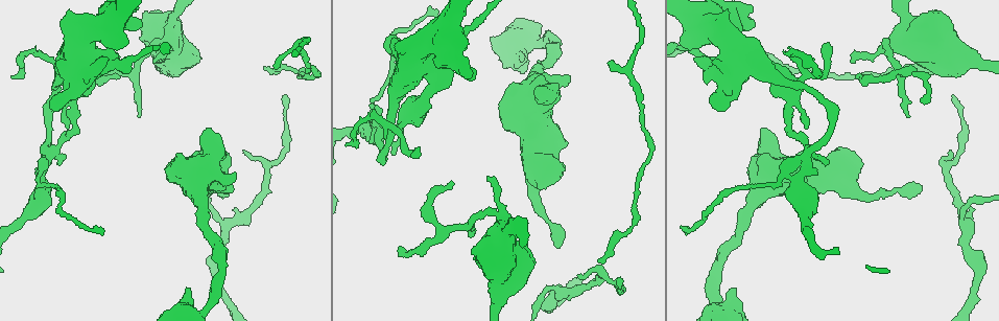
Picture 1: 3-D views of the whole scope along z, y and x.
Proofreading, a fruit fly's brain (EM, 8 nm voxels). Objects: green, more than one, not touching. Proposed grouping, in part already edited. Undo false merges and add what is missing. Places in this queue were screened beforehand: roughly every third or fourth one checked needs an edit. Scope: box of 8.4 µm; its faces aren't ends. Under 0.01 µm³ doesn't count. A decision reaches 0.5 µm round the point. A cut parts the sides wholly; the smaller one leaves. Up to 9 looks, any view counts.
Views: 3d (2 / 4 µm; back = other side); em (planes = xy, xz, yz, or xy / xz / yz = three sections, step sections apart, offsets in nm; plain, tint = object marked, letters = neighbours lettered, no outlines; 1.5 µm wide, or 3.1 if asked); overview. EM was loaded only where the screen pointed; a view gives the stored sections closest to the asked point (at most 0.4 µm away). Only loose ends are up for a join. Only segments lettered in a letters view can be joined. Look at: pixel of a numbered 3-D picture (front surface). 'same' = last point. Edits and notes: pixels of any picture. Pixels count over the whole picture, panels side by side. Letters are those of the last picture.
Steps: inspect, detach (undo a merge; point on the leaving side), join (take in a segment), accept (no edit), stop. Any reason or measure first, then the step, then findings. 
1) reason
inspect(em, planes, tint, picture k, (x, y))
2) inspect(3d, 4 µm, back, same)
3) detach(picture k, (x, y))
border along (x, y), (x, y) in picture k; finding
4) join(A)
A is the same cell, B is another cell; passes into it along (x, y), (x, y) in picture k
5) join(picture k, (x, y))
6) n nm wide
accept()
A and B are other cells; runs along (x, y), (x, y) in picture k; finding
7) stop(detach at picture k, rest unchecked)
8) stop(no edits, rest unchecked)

sudden change in width
inspect(3d, 4 µm, picture 1, (803, 164))

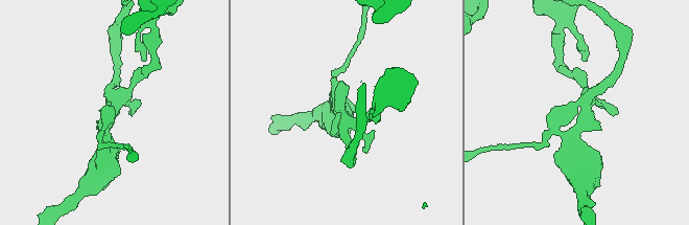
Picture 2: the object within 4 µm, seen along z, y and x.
need the tissue
inspect(em, planes, plain, picture 2, (342, 114))

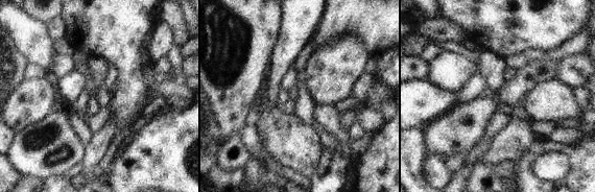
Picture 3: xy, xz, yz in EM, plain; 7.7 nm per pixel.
inspect(em, planes, letters, same)

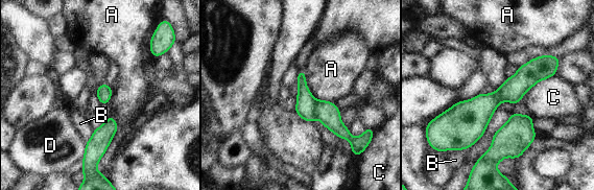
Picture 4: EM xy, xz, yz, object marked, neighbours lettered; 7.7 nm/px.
110 nm wide; C touches over 360 nm
detach(picture 4, (326, 112))
A, B, C and D are other cells; a second neuron is stuck on

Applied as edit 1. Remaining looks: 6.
redraw
inspect(overview)

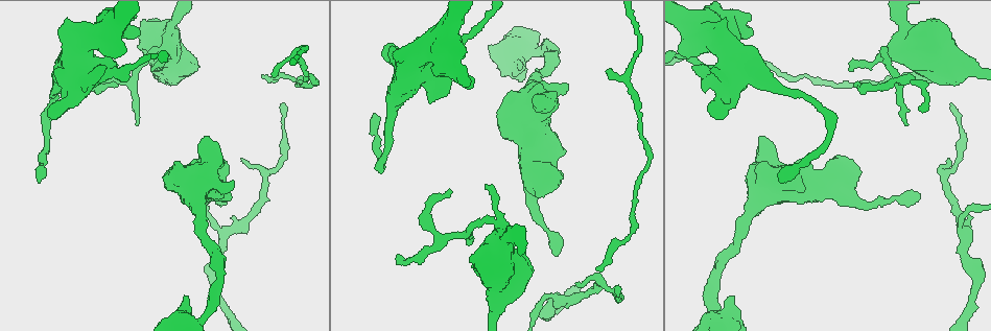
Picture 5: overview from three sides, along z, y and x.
an open end
inspect(em, planes, letters, picture 5, (113, 83))

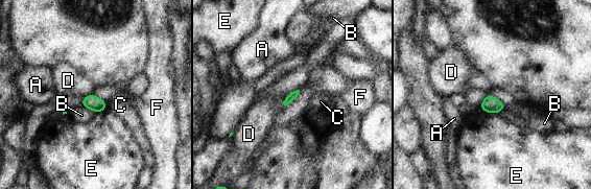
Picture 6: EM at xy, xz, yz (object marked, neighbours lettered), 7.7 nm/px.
accept()
A, B, C, D, E and F are other cells; none of them fits

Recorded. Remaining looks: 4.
sudden change in width
inspect(em, yz, step 8, tint, picture 5, (894, 198))

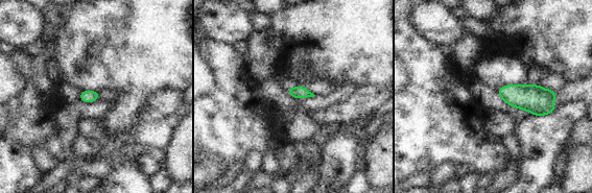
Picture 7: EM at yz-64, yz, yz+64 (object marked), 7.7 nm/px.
see the neighbours
inspect(em, yz, step 8, letters, same)

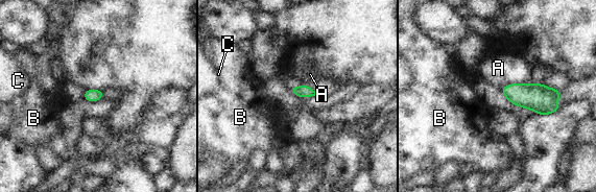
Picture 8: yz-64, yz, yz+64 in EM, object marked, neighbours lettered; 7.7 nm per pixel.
A touches over 190 nm
accept()
A, B and C are other cells; one neuron here

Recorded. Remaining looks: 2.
tapers out
inspect(em, xz, step 4, letters, picture 5, (262, 76))

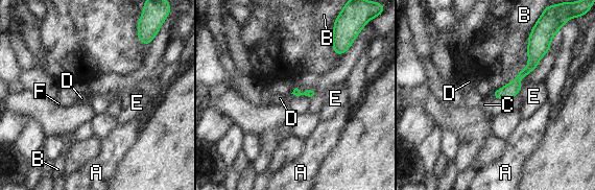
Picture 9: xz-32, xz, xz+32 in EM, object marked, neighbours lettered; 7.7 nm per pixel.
inspect(em, planes, letters, same)

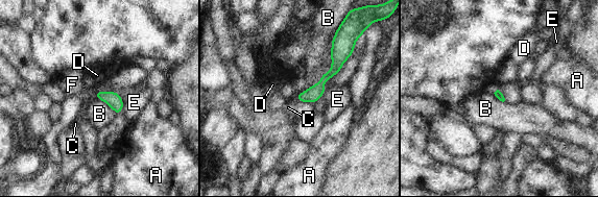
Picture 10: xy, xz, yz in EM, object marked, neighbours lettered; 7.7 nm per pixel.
accept()
A, B, C, D, E and F are other cells; border along (95, 97), (103, 100), (116, 114) in picture 10; no lettered segment goes on from it

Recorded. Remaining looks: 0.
stop(detach at picture 4, rest unchecked)

